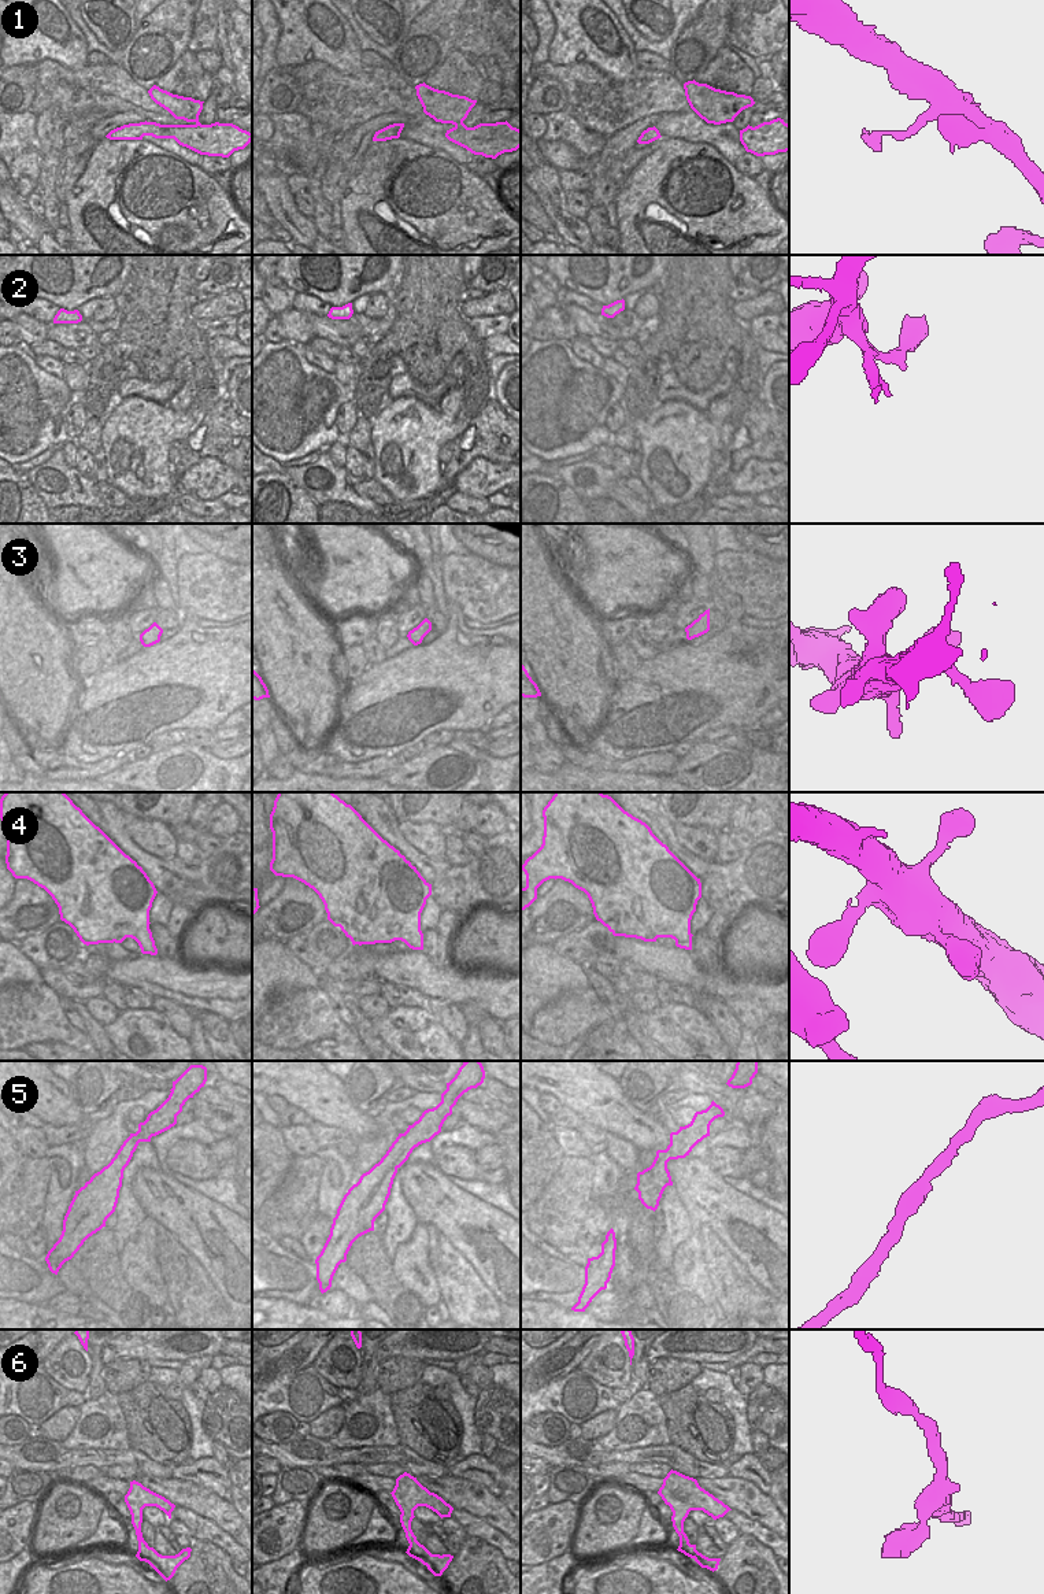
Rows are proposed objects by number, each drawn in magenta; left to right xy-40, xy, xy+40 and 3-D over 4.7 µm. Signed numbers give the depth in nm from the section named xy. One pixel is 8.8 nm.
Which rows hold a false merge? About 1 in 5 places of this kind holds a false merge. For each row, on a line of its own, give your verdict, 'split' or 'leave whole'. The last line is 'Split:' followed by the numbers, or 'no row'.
1: leave whole
2: leave whole
3: leave whole
4: leave whole
5: leave whole
6: leave whole
Split: no row

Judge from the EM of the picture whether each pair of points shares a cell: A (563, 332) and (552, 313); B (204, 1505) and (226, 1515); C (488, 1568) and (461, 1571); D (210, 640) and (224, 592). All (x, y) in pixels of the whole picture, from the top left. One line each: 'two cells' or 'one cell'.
A: one cell
B: one cell
C: one cell
D: two cells

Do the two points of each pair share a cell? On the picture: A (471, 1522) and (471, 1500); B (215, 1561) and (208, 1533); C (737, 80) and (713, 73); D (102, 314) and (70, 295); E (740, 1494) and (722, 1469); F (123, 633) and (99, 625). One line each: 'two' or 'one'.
A: two
B: two
C: one
D: two
E: two
F: two

